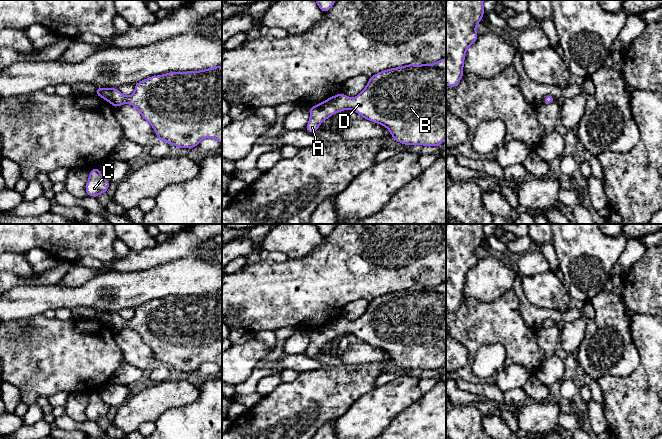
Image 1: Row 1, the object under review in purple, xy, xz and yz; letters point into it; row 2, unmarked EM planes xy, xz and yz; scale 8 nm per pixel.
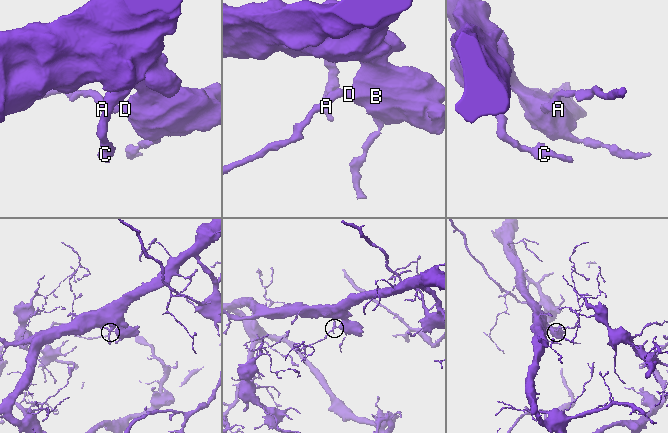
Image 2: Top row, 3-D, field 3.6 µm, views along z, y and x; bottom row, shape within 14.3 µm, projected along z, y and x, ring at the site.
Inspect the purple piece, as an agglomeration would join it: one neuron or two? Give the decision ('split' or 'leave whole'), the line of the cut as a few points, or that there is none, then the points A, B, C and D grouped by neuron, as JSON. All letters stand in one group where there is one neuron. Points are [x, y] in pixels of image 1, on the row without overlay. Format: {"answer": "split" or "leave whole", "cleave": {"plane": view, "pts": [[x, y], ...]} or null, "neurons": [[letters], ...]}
{"answer": "leave whole", "cleave": null, "neurons": [["A", "B", "C", "D"]]}

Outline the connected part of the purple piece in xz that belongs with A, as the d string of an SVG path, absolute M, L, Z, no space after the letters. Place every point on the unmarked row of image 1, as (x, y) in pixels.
M446 281L430 289L408 288L390 292L369 301L365 312L353 322L339 317L309 332L310 342L305 354L309 357L318 355L320 348L337 336L353 334L373 347L386 351L391 361L403 369L422 369L438 371L446 364Z

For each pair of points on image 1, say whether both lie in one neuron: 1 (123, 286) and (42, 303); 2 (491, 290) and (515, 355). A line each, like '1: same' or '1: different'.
1: same
2: different

